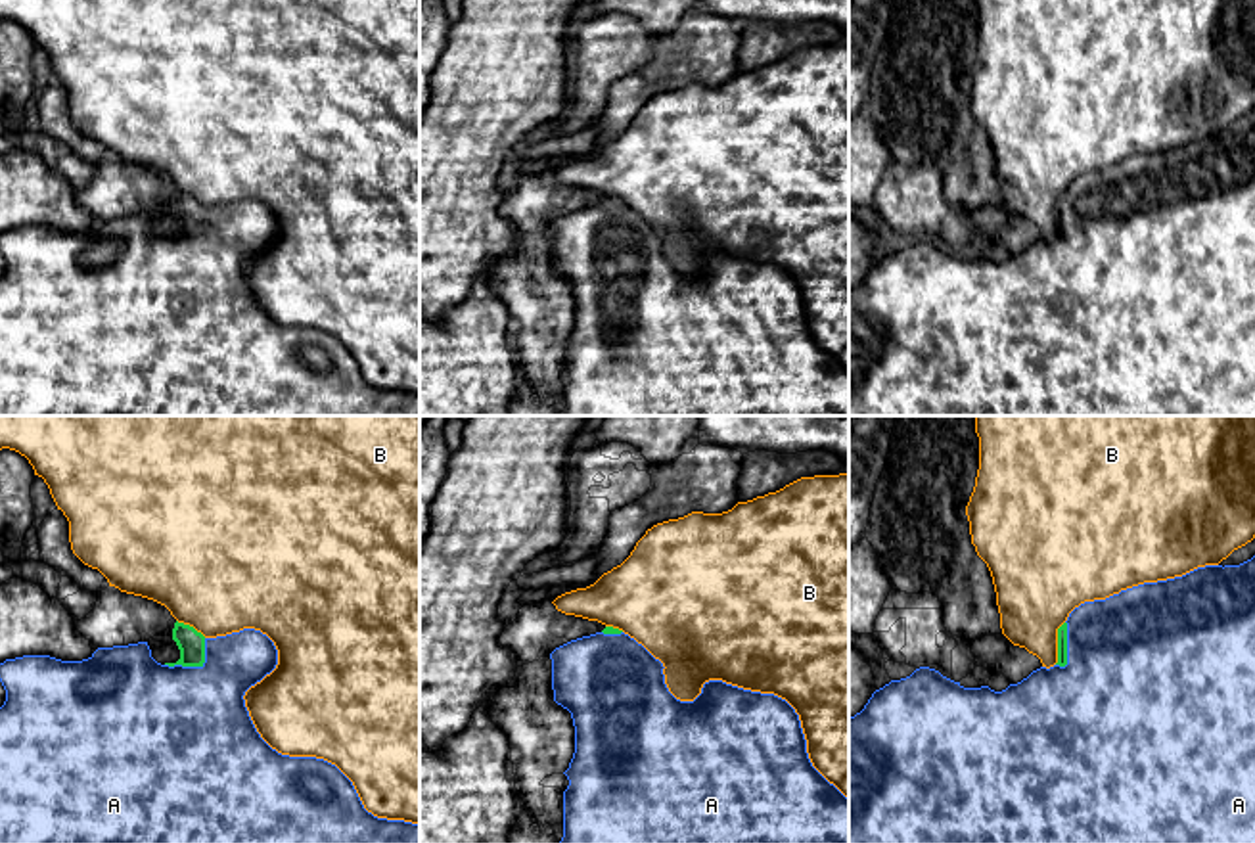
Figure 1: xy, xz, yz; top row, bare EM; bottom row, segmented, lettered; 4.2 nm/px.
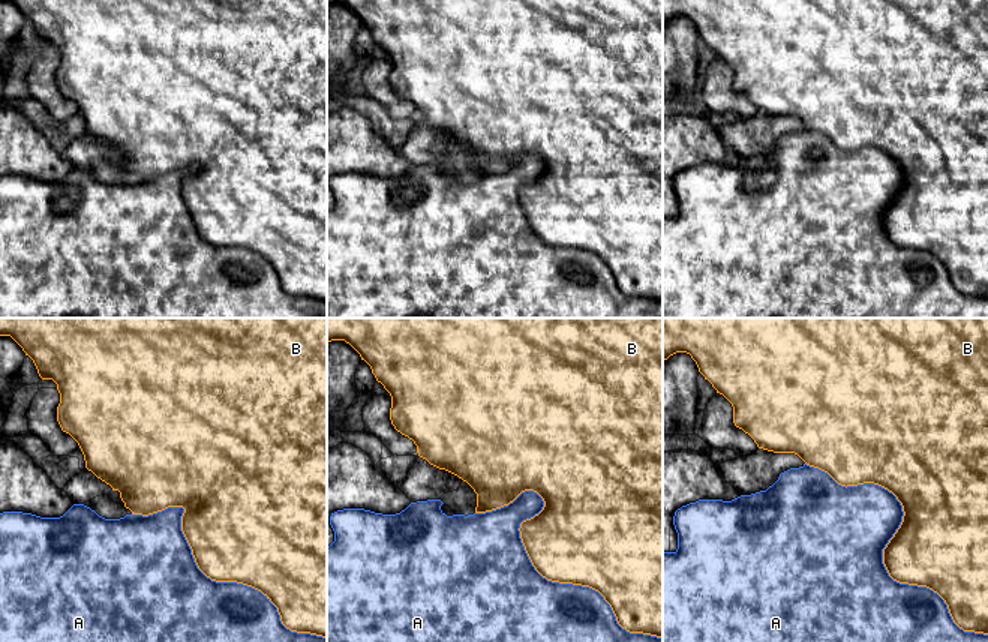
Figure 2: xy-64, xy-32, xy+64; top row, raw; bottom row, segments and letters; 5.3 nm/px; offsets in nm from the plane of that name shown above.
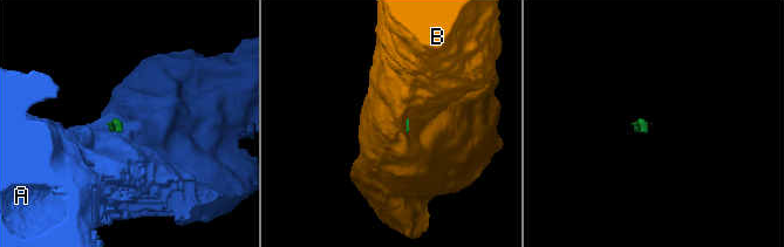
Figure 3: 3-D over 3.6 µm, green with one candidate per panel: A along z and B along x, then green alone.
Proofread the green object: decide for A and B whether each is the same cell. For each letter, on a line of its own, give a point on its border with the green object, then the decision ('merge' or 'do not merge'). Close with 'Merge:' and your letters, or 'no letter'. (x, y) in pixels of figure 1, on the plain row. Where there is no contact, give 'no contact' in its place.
A: meets green in xy at (196, 236); merge
B: meets green in yz at (1058, 213); do not merge
Merge: A

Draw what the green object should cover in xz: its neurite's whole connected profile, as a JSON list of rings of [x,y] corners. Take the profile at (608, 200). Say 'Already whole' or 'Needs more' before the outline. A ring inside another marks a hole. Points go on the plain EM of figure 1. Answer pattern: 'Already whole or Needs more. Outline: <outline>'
Needs more. Outline: [[[605,197],[602,203],[582,207],[556,218],[550,224],[550,230],[554,272],[571,284],[575,297],[575,324],[569,339],[563,343],[569,351],[569,356],[563,362],[563,408],[559,416],[849,416],[849,370],[812,337],[807,324],[807,310],[801,299],[799,285],[786,270],[774,264],[743,261],[722,251],[709,251],[703,255],[701,264],[694,272],[680,272],[669,262],[665,255],[663,234],[655,230],[634,209],[613,197]]]

